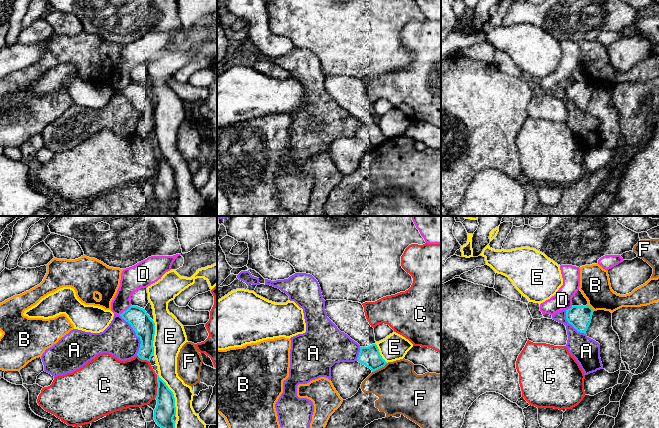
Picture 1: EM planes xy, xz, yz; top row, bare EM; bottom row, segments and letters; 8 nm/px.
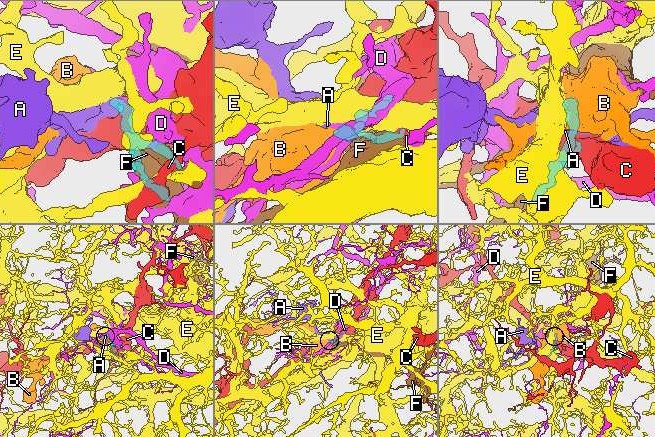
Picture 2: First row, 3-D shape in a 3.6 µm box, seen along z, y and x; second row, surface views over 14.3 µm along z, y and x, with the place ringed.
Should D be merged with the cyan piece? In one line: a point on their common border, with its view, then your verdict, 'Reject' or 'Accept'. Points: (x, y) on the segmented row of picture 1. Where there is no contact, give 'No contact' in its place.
Touches cyan at xy (126, 310). Reject

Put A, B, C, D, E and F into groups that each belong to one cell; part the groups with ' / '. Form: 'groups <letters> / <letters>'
groups A / B / C / D / E / F

